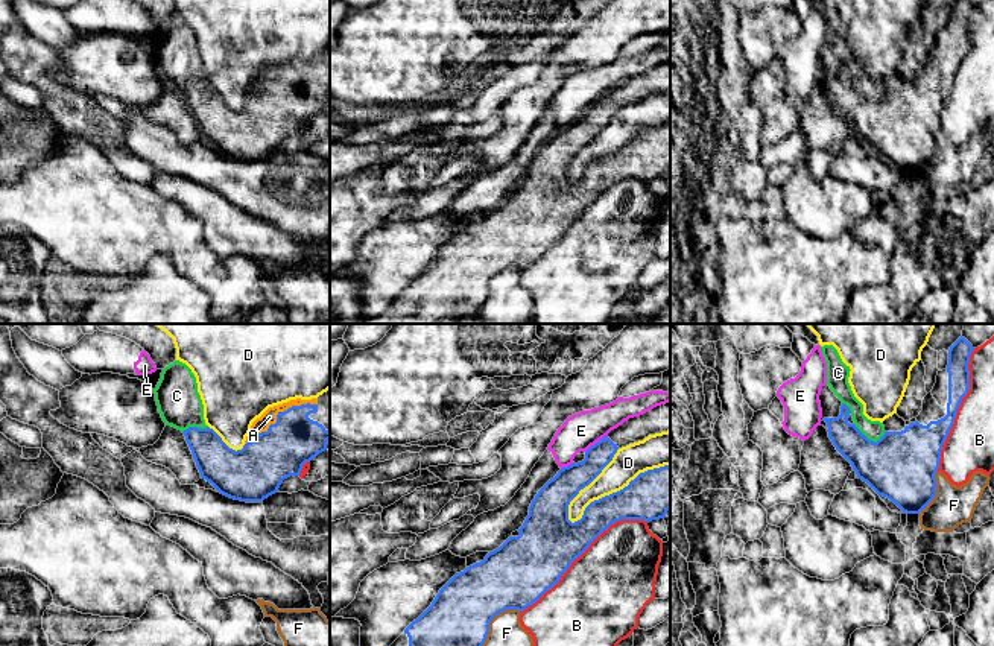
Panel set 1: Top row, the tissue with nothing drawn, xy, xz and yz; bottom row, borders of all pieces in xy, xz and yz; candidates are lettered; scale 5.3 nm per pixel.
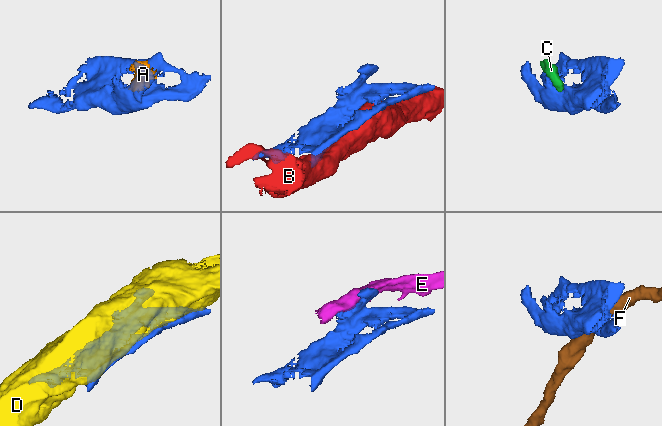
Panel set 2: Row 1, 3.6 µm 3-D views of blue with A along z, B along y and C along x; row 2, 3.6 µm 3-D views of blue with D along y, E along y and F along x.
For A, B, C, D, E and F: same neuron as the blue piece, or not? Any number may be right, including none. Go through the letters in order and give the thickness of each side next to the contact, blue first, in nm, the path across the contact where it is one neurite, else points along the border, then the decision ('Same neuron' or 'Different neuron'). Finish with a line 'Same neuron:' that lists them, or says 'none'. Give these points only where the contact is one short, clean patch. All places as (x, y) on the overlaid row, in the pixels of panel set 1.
A: Thickness 280 nm (blue) against 80 nm. Same neuron
B: Thickness 320 nm (blue) against 460 nm. Different neuron
C: Thickness 360 nm (blue) against 100 nm. Path across: yz (902, 465), (889, 461), (868, 440), (873, 430). Same neuron
D: Thickness 240 nm (blue) against 170 nm. Different neuron
E: Thickness 150 nm (blue) against 190 nm. Different neuron
F: Thickness 360 nm (blue) against 180 nm. Different neuron
Same neuron: A, C

